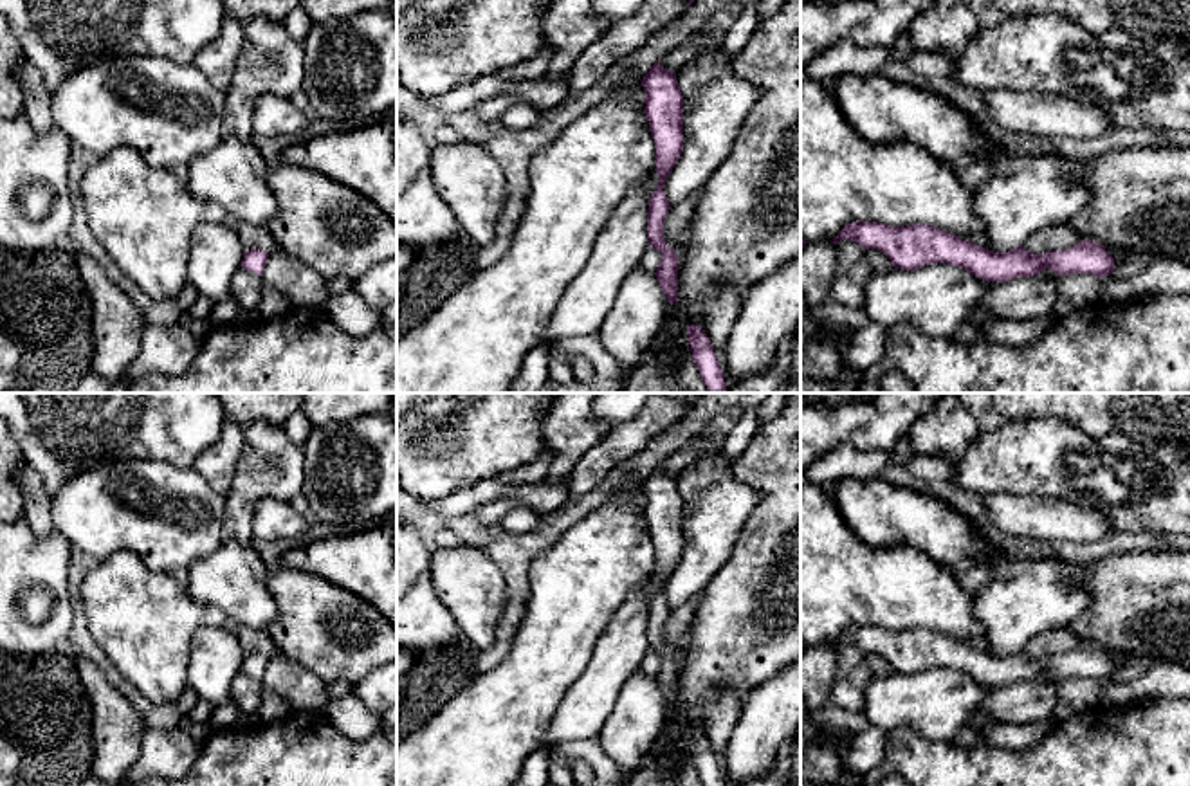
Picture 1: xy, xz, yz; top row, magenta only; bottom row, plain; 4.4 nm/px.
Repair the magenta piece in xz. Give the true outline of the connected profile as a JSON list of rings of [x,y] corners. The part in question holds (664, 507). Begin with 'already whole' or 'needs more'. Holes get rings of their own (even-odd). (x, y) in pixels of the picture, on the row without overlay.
needs more; [[[656,465],[642,483],[645,494],[644,517],[656,552],[654,575],[660,588],[649,600],[647,642],[649,651],[640,671],[653,676],[671,708],[678,707],[676,653],[687,644],[700,597],[671,609],[665,602],[665,584],[683,557],[683,499],[676,478]]]

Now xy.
needs more; [[[240,627],[234,636],[245,654],[242,671],[256,680],[261,680],[269,660],[278,654],[269,629]]]

